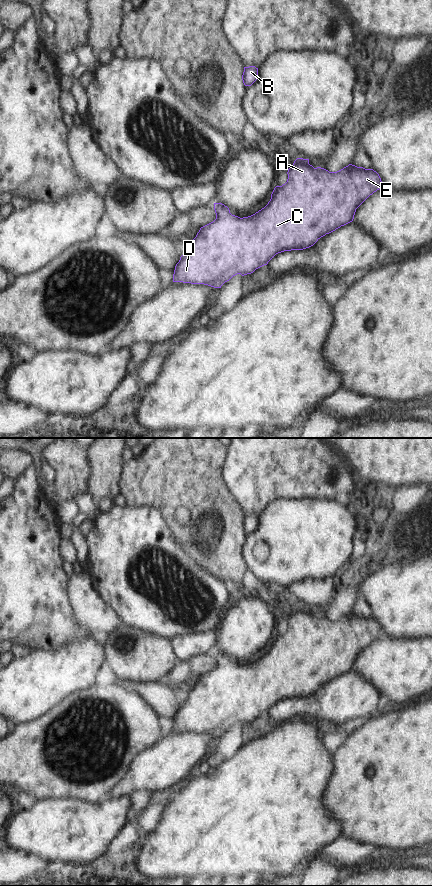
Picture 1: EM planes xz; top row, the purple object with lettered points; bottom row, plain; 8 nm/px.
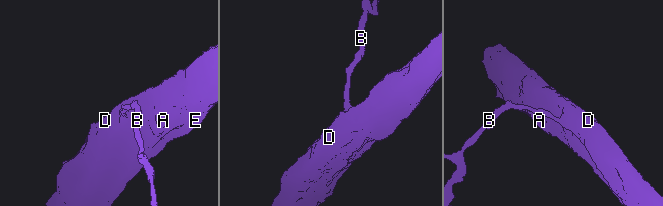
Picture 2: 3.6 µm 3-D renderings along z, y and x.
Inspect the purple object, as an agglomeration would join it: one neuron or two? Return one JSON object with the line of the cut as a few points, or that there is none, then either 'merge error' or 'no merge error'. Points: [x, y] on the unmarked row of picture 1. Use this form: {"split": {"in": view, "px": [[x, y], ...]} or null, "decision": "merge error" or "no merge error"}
{"split": null, "decision": "no merge error"}

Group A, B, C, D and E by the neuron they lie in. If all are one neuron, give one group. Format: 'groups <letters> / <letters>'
groups A B C D E

